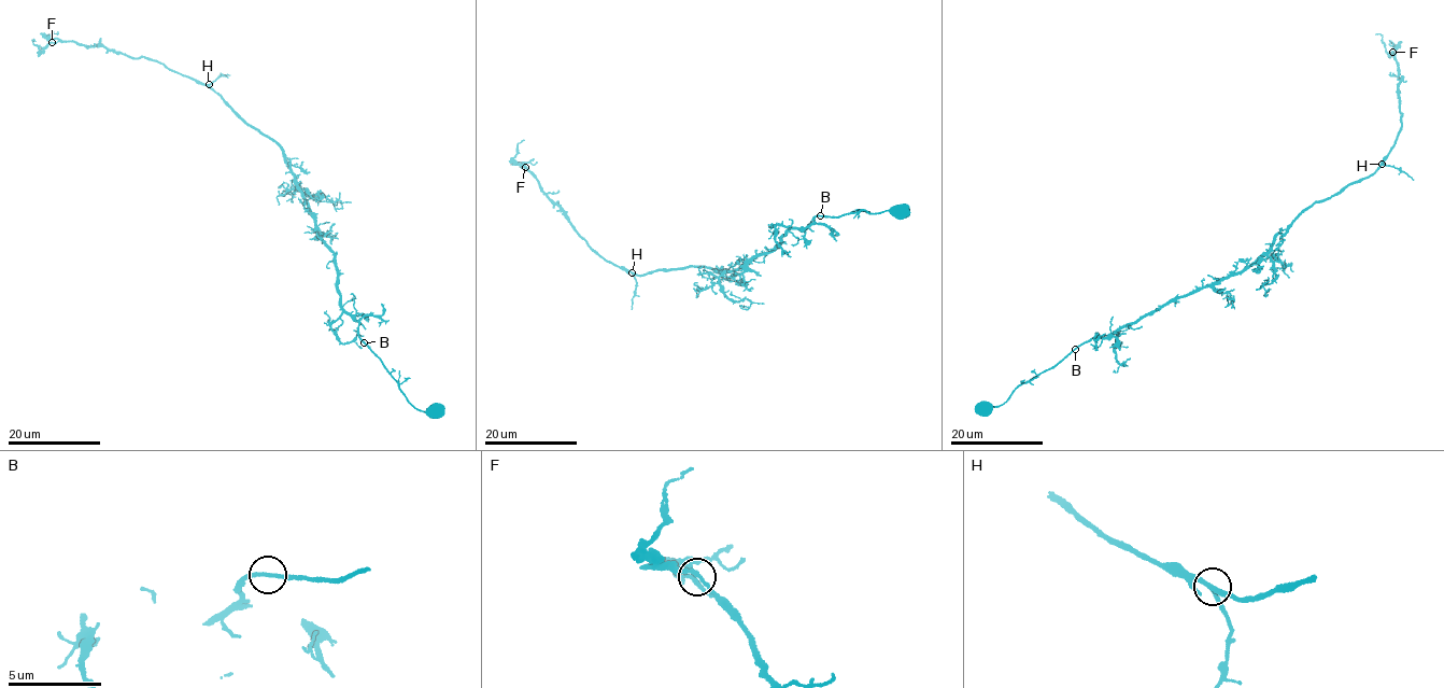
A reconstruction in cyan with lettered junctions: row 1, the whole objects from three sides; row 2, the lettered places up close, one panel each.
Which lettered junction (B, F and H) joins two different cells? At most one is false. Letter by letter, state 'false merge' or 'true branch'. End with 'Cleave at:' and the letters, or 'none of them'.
B: true branch
F: true branch
H: true branch
Cleave at: none of them

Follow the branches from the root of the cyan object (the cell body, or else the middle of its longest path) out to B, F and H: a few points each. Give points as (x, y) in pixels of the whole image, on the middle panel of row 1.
B: (902, 211), (873, 213), (862, 210), (837, 216), (820, 215)
F: (902, 211), (818, 215), (733, 270), (690, 265), (638, 275), (591, 250), (525, 167)
H: (902, 211), (818, 215), (805, 227), (787, 232), (770, 251), (733, 270), (690, 265), (639, 275), (632, 272)

